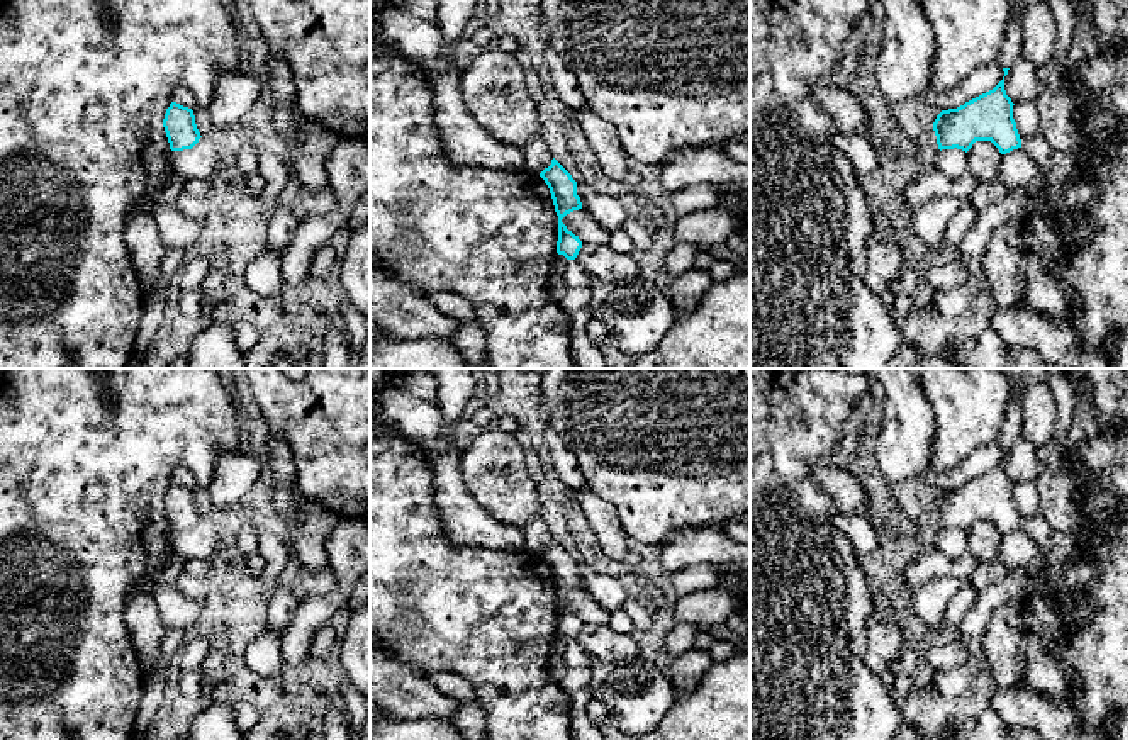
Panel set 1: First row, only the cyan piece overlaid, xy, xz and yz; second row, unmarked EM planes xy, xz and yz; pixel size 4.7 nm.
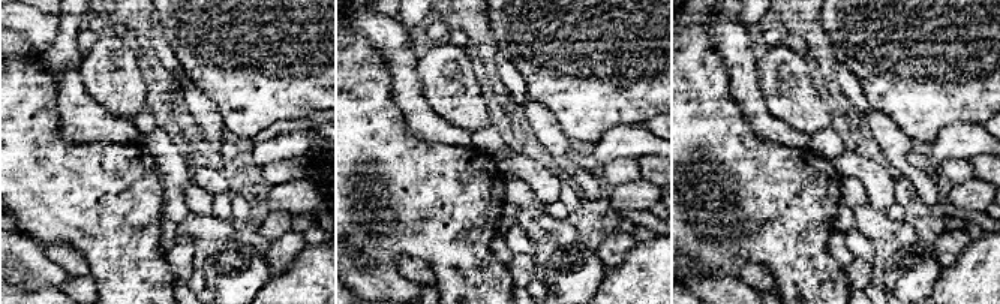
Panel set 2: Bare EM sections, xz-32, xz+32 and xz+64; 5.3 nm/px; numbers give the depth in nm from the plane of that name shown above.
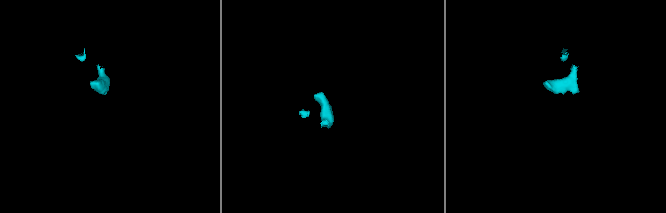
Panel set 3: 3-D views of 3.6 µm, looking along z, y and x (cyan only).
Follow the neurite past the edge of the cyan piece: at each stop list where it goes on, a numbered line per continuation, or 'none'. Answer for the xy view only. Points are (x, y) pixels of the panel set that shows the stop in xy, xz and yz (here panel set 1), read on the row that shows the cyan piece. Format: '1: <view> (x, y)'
none

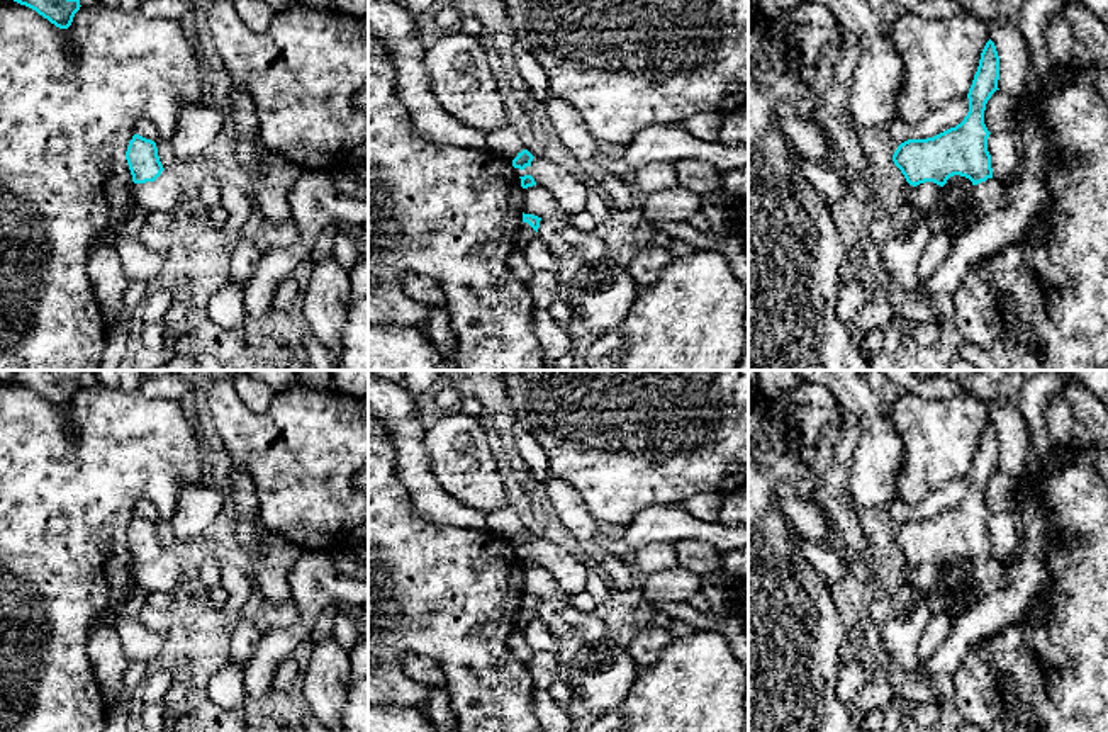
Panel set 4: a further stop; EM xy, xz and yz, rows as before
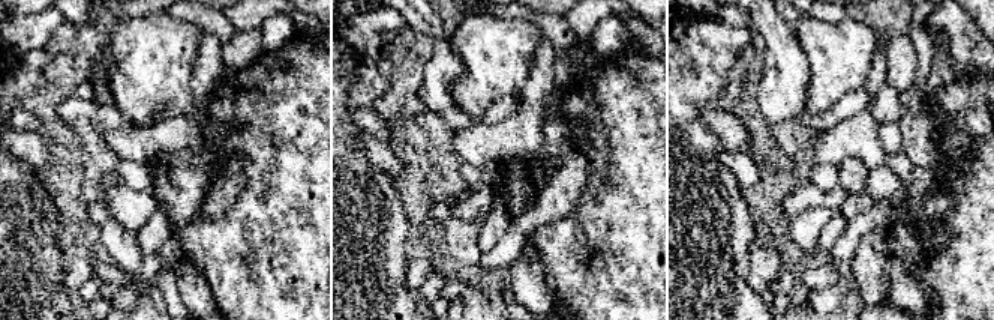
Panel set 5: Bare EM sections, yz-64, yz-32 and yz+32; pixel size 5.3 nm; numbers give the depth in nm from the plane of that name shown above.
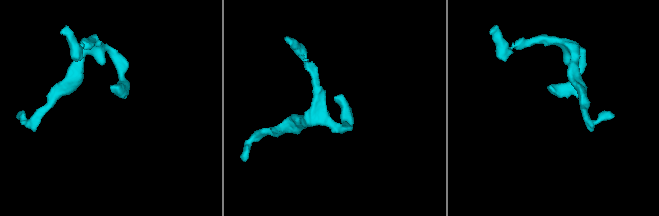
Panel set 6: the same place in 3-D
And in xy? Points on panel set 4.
none

